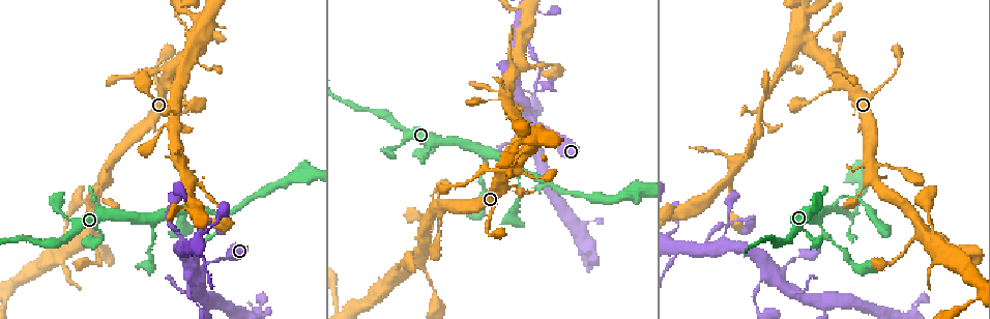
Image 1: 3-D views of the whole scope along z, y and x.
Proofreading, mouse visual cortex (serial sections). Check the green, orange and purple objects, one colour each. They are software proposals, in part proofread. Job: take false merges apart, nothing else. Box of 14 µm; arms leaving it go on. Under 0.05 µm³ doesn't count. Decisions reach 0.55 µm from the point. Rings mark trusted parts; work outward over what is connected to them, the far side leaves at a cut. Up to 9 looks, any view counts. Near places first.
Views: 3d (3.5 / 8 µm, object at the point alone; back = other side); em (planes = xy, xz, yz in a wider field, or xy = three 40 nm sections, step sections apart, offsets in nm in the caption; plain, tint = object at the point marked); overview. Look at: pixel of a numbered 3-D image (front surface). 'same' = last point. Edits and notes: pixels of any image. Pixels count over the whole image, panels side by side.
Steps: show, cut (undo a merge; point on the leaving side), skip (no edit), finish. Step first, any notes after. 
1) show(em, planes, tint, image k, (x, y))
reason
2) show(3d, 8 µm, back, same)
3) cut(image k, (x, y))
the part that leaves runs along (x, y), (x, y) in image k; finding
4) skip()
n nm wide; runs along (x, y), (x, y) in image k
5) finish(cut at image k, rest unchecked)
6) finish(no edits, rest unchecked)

show(3d, 3.5 µm, image 1, (483, 152))
two arms in line, one across

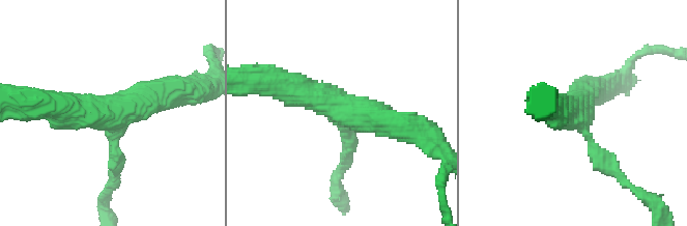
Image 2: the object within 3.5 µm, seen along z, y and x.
show(em, xy, step 1, tint, image 2, (345, 109))
3 arms; arms of 200, 400, 450 nm

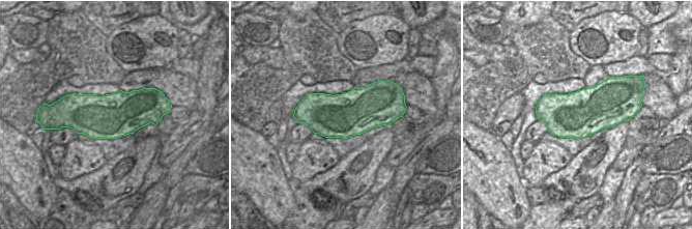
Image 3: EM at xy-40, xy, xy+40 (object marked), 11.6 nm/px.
skip()
500 nm wide; runs along (282, 87), (406, 126) in image 2; one cell here

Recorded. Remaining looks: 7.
show(3d, 3.5 µm, image 1, (527, 114))
small branch off a trunk

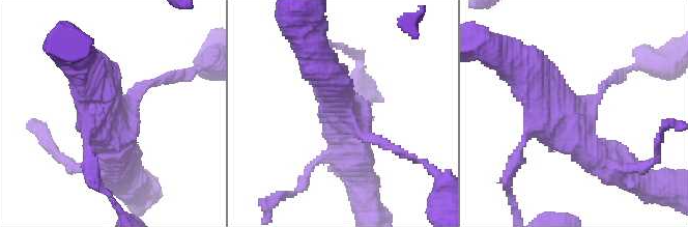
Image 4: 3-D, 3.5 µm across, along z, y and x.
show(em, xy, step 2, tint, image 4, (579, 126))
4 arms; arms of 150, 400, 450, 500 nm

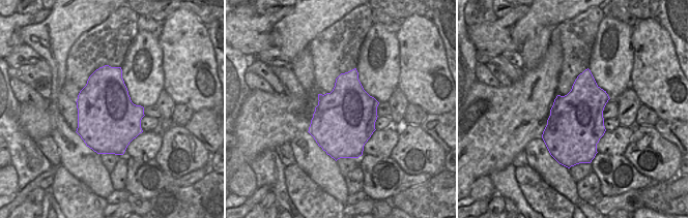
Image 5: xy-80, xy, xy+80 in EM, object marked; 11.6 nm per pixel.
skip()
runs along (384, 146), (362, 136), (327, 73) in image 4; one cell here

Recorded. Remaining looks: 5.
show(3d, 8 µm, image 1, (100, 189))
thin neck

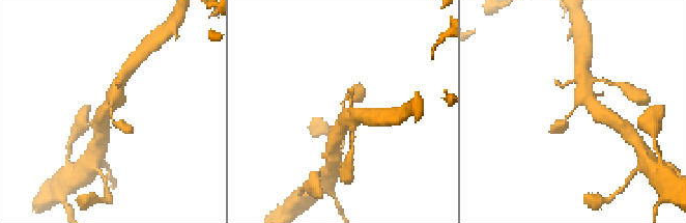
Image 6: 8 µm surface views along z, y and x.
show(3d, 3.5 µm, image 6, (572, 110))

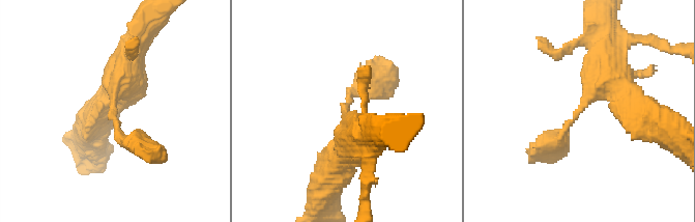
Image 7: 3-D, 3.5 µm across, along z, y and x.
show(em, xy, step 2, tint, image 7, (114, 109))
need the tissue

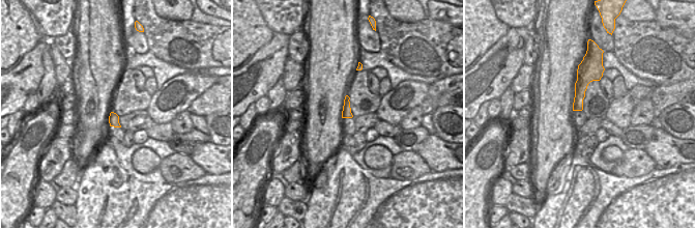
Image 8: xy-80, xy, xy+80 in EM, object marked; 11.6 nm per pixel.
skip()
120 nm wide; runs along (606, 53), (608, 75), (547, 151) in image 7; one cell here

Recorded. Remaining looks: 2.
show(3d, 3.5 µm, image 1, (397, 271))
sharp bend

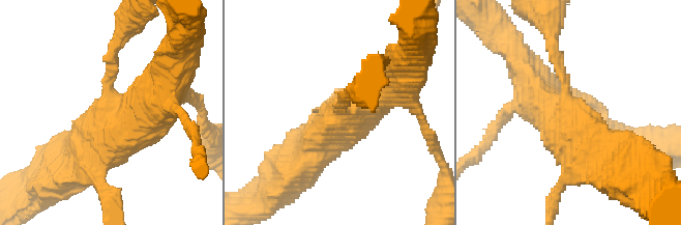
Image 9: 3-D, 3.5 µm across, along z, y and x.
skip()
runs along (168, 86), (79, 166) in image 9; one cell here

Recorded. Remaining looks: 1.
finish(no edits, rest unchecked)

